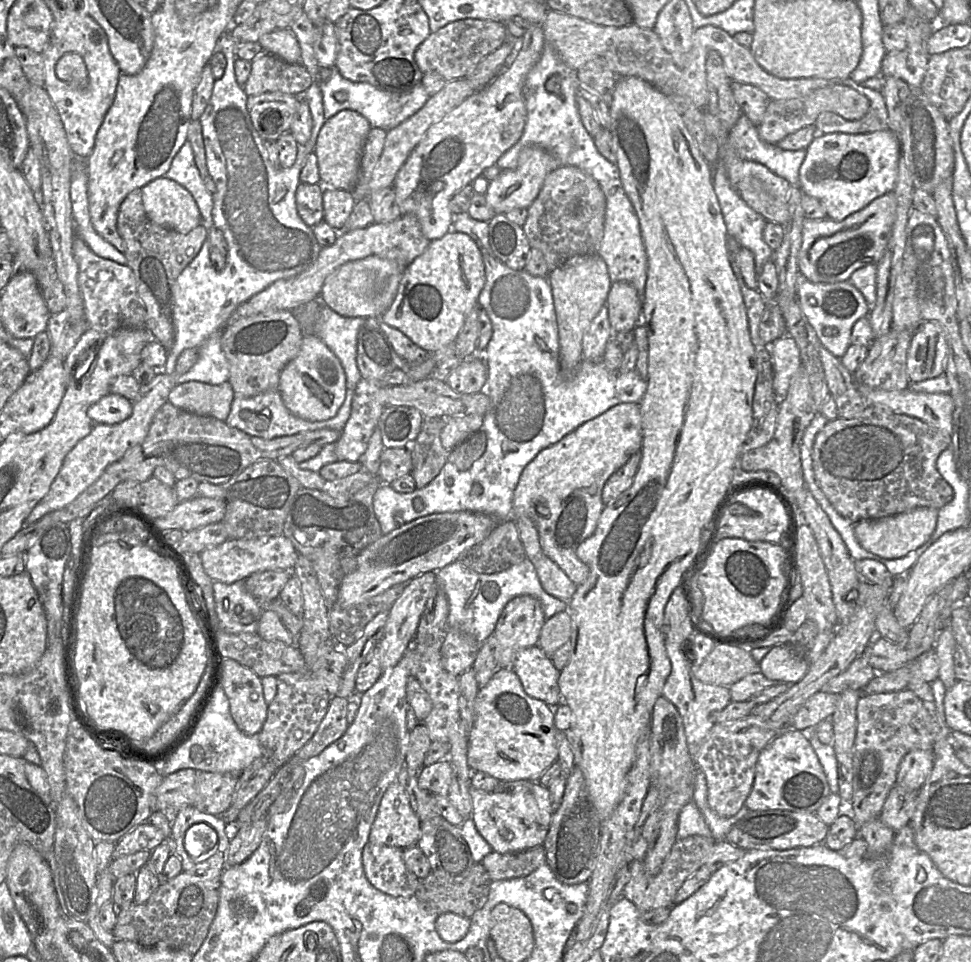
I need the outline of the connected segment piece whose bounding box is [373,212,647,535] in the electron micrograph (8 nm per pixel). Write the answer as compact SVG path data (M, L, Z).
M467 212L454 214L452 219L451 230L465 233L469 235L476 242L478 248L482 253L484 266L485 266L486 282L479 295L478 304L480 308L486 311L486 313L488 314L491 320L492 337L485 351L483 353L478 353L478 354L482 355L488 369L488 378L481 392L485 393L489 397L490 406L487 412L485 413L485 415L483 416L483 425L482 428L480 429L486 433L487 446L484 454L478 460L476 460L468 470L460 471L452 462L447 461L446 464L443 466L443 468L441 469L440 473L427 486L419 489L416 488L411 493L399 493L396 492L389 484L382 484L379 487L379 489L375 492L373 497L373 509L375 516L380 524L382 535L388 534L394 529L400 527L397 526L397 523L394 520L394 516L396 513L401 514L405 523L412 522L417 518L421 518L431 514L445 513L445 512L459 512L459 511L471 511L471 512L487 514L495 518L498 521L498 523L501 521L505 521L506 519L511 519L514 491L519 481L520 475L527 464L529 464L543 449L557 443L563 437L565 437L567 434L577 429L585 422L590 421L602 415L603 413L605 413L615 405L628 403L628 402L639 403L647 389L646 379L641 378L636 371L630 371L627 373L621 373L619 371L611 371L606 368L606 366L602 361L589 361L587 359L584 359L572 377L565 377L562 374L560 368L560 346L558 339L558 325L557 325L556 312L553 302L552 288L549 283L548 277L534 276L529 274L524 269L522 270L511 269L508 266L506 266L503 262L501 262L498 258L496 258L489 244L488 222L486 221L473 219L468 215Z

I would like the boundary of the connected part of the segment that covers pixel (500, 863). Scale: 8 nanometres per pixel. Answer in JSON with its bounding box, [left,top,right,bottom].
[481,845,546,881]

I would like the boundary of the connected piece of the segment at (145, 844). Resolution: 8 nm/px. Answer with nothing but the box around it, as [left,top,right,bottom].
[112,822,166,859]

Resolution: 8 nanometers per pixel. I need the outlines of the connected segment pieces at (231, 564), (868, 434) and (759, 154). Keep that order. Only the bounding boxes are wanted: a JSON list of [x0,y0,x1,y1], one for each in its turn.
[[200,534,298,584],[812,404,954,523],[727,114,806,186]]

